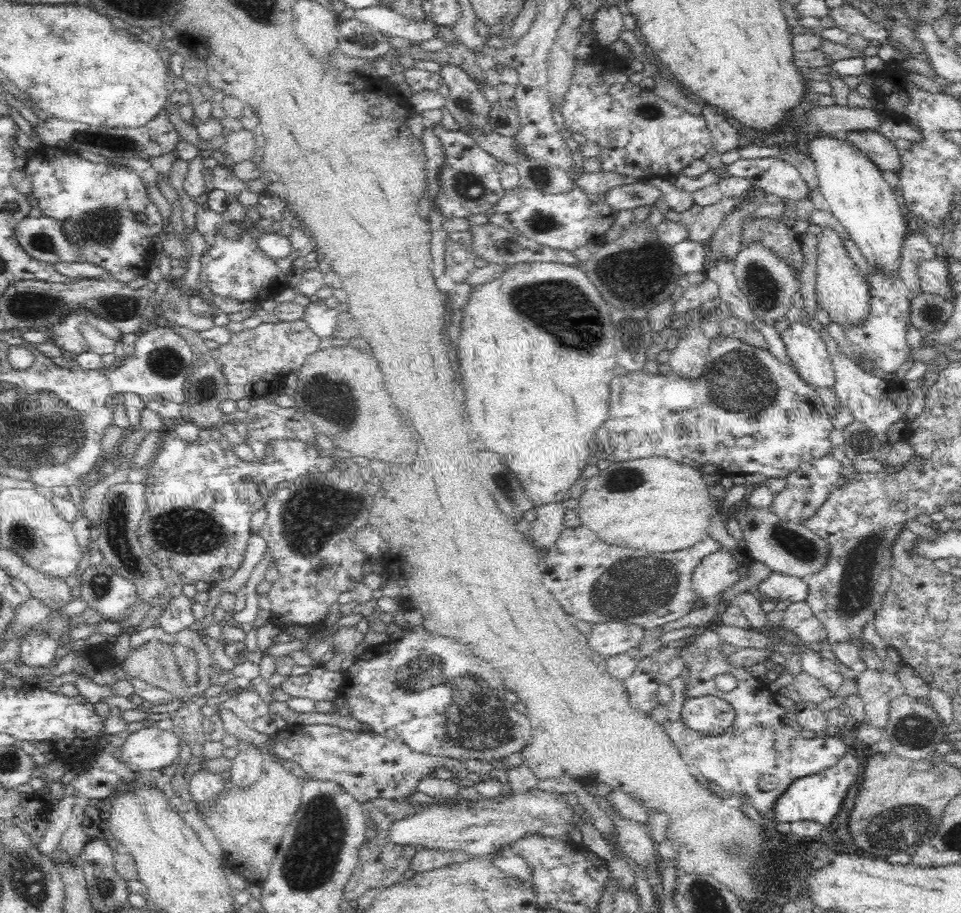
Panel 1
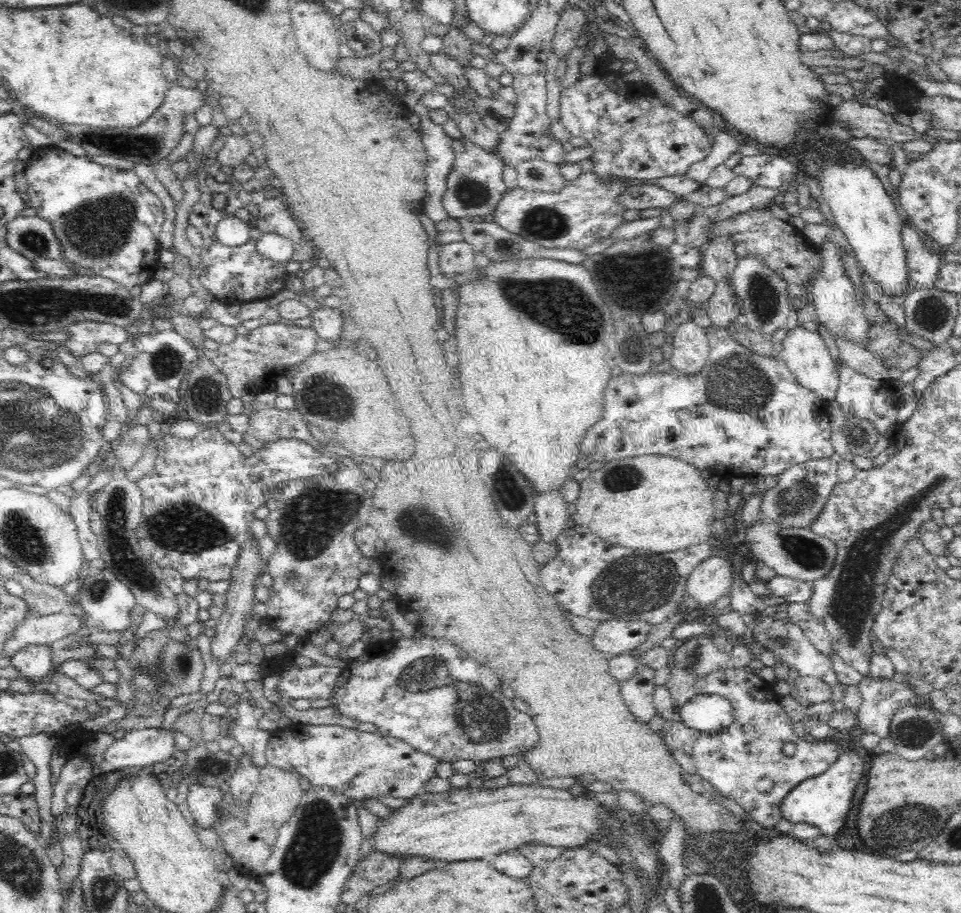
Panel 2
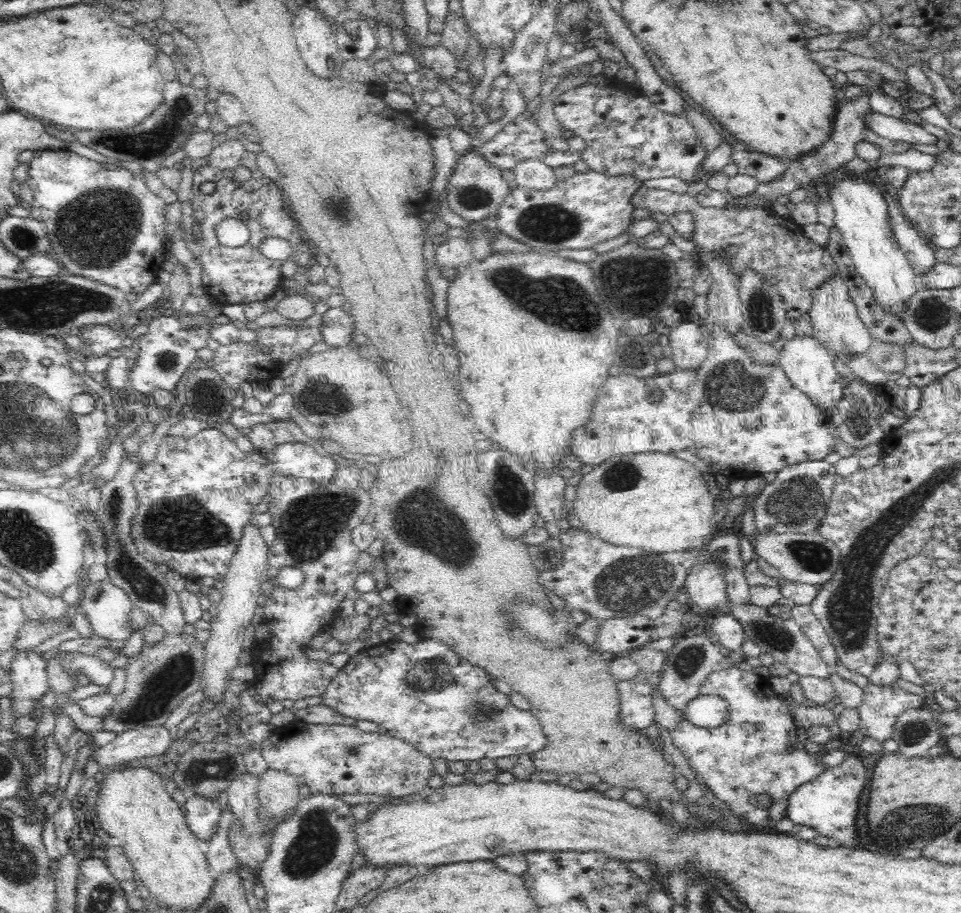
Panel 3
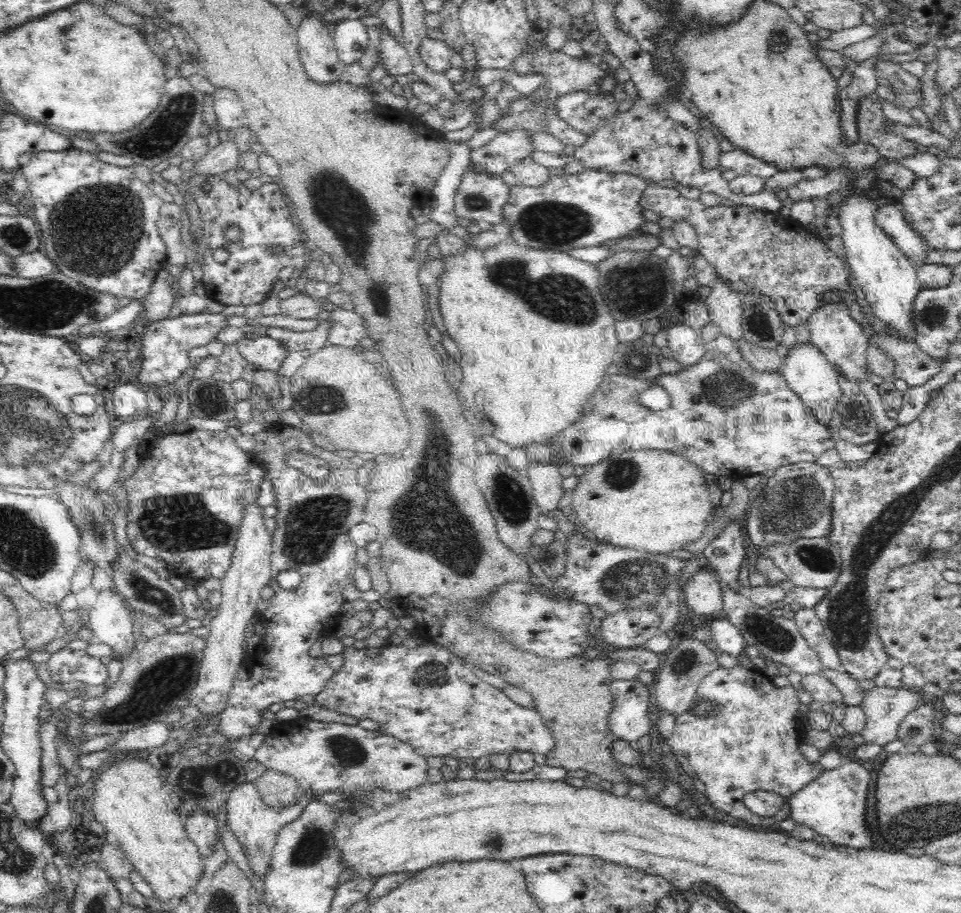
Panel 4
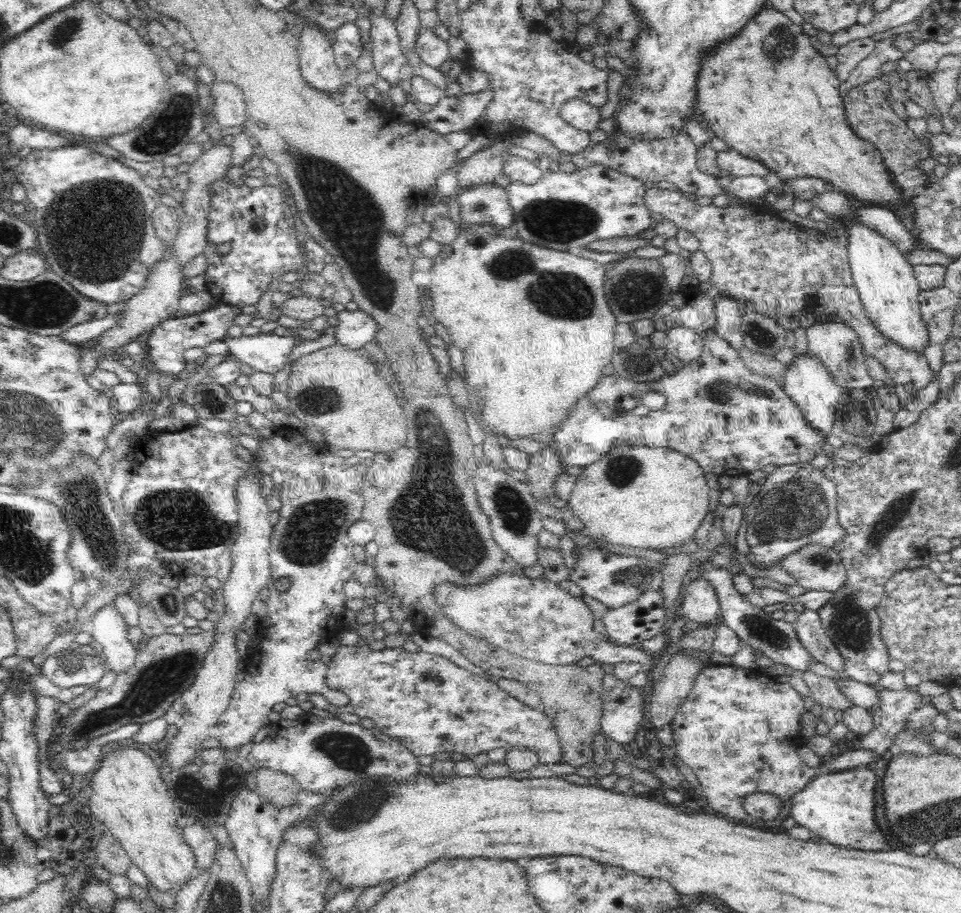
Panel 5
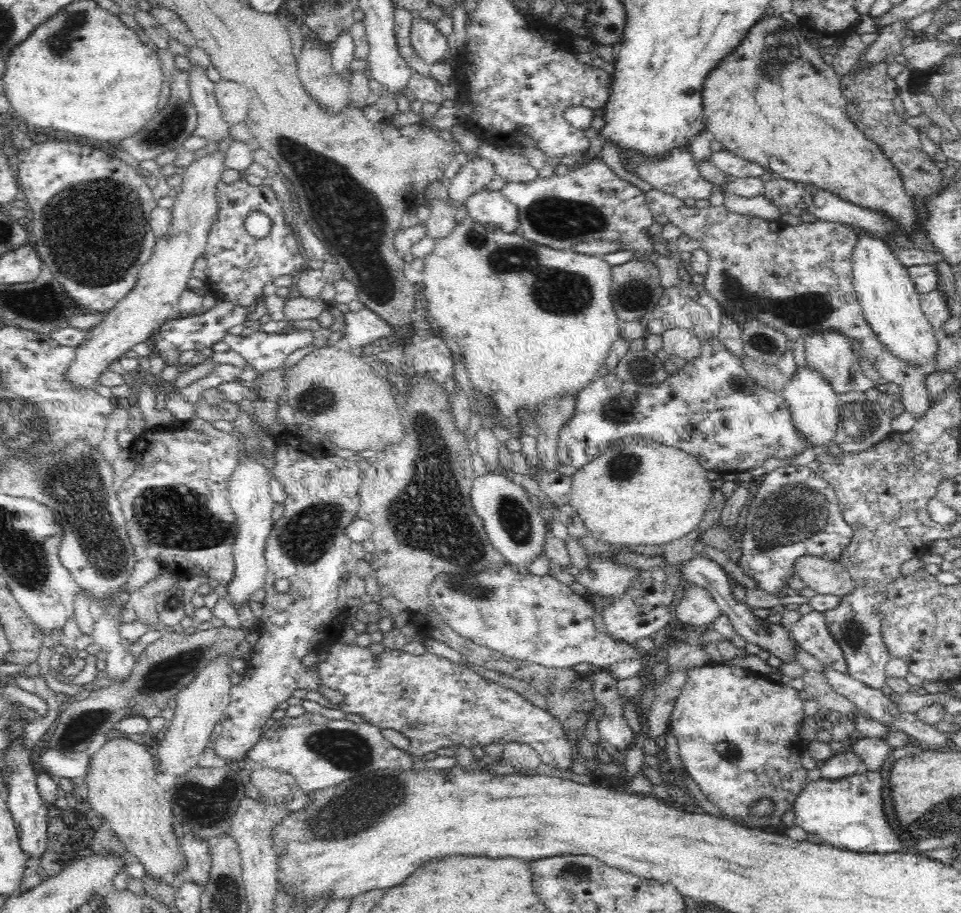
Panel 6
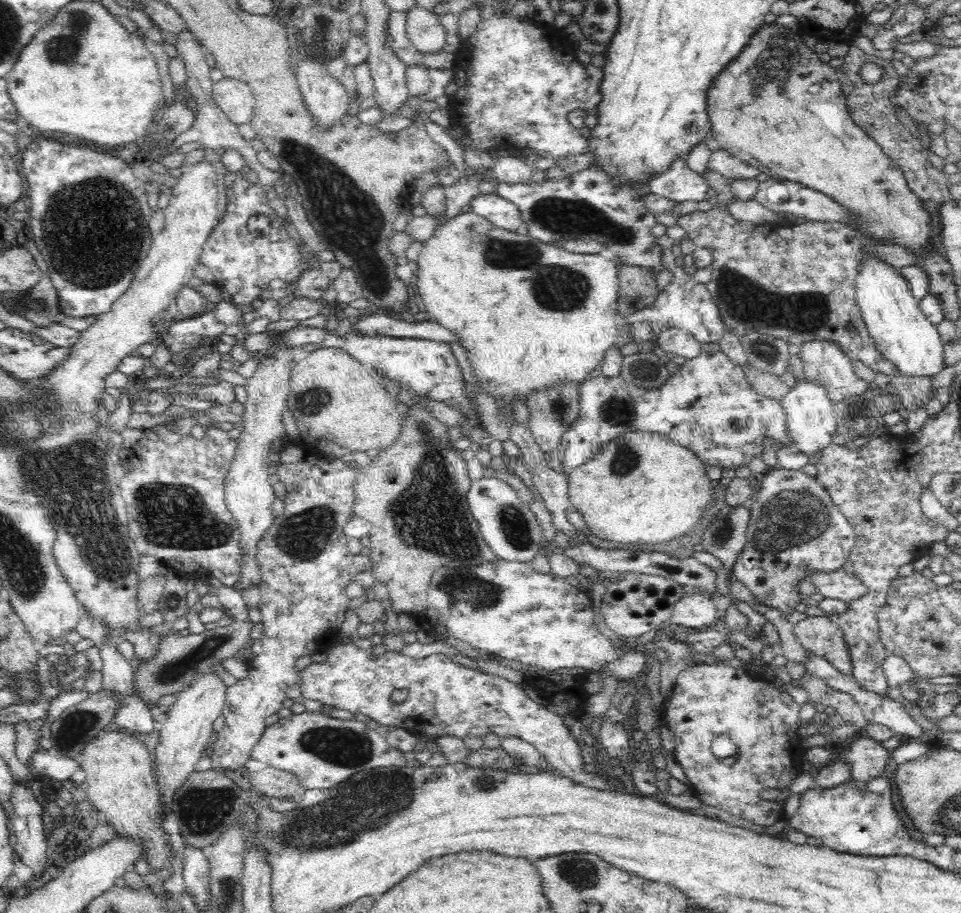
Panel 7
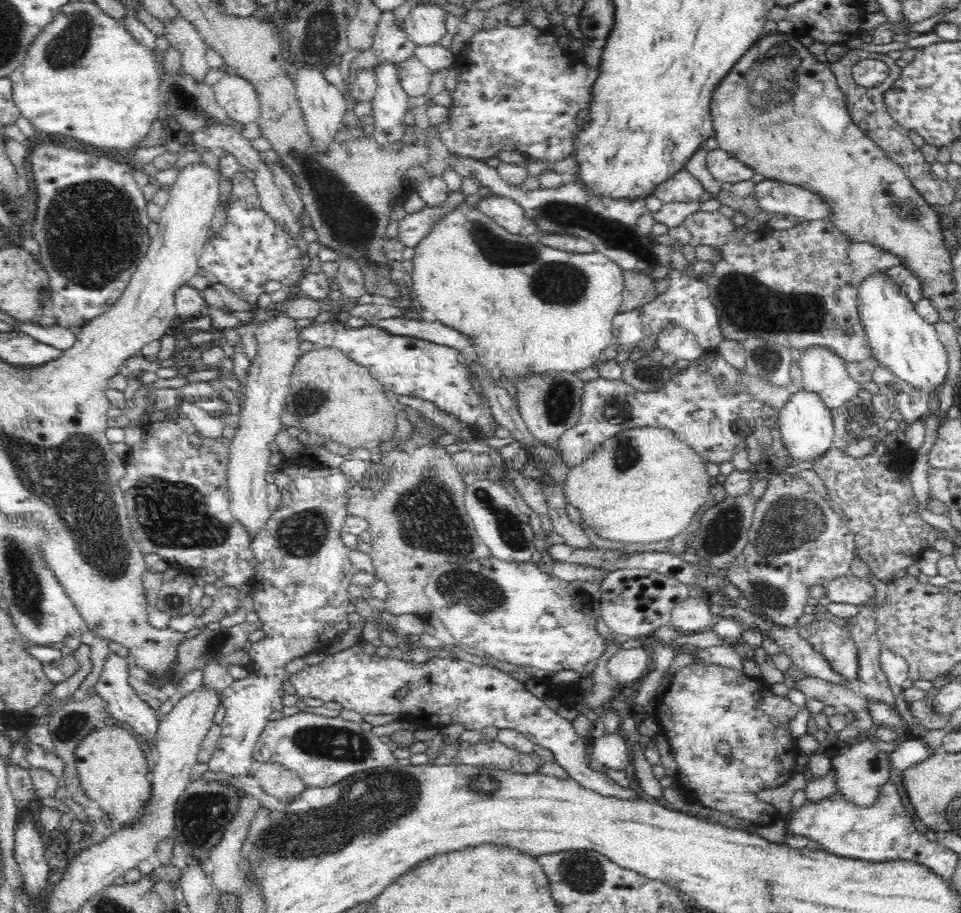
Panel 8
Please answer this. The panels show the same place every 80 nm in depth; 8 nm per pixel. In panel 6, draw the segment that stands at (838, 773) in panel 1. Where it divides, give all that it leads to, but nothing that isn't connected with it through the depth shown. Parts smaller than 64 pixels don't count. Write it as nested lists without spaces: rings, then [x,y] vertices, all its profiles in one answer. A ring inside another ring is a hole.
[[[876,772],[857,773],[852,776],[840,778],[840,780],[825,780],[820,778],[816,782],[808,782],[806,787],[800,791],[793,804],[795,819],[793,824],[804,829],[810,834],[822,838],[822,842],[842,850],[859,853],[880,853],[889,852],[913,852],[914,842],[906,839],[899,840],[894,828],[888,823],[883,812],[884,801],[882,801],[882,777]]]

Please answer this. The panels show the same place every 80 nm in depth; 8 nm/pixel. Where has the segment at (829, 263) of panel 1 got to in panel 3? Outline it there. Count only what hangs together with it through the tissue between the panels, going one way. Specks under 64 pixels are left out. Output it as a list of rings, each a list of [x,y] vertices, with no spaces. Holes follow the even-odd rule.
[[[834,275],[823,282],[820,288],[812,292],[814,304],[809,310],[812,324],[812,336],[816,337],[832,356],[838,355],[845,362],[848,355],[864,354],[873,345],[874,339],[868,332],[868,328],[858,317],[856,306],[850,300],[848,286],[844,278]]]

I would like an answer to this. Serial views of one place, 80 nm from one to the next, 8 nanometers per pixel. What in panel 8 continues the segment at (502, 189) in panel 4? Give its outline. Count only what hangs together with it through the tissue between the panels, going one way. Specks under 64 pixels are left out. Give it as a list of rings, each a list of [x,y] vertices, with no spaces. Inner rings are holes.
[[[492,194],[488,198],[475,198],[475,203],[482,215],[489,217],[511,234],[520,234],[527,222],[523,208],[512,199]]]

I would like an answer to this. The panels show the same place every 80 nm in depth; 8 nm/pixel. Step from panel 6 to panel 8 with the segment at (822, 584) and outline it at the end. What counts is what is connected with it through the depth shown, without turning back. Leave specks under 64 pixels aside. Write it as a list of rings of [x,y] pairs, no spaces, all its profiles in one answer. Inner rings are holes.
[[[848,571],[846,575],[833,578],[823,584],[832,602],[858,606],[874,599],[875,588],[866,579],[861,579]]]

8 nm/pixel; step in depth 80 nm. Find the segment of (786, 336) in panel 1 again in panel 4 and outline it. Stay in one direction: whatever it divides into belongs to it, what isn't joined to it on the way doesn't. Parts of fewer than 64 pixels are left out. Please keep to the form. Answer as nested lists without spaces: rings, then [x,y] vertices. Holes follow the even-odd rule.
[[[810,341],[795,343],[789,349],[788,355],[783,358],[781,373],[788,387],[804,401],[806,407],[812,409],[820,424],[828,426],[834,416],[834,408],[842,398],[842,389],[838,385],[838,371],[826,360],[822,351],[814,347]]]

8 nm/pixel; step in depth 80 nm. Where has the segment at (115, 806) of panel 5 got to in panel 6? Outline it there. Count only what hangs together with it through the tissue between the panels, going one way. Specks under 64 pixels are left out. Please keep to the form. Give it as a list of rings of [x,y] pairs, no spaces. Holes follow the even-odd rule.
[[[124,737],[112,738],[90,756],[91,764],[85,778],[92,810],[145,868],[147,876],[166,881],[180,872],[185,873],[186,855],[174,833],[172,820],[175,814],[169,794],[156,783],[158,769],[154,757],[151,747]]]

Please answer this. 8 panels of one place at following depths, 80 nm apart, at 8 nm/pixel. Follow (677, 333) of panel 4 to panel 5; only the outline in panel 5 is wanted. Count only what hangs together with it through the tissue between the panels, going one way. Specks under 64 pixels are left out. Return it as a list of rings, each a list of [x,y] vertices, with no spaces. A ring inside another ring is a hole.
[[[674,327],[665,332],[665,348],[684,363],[694,362],[703,351],[703,340],[696,331]]]

